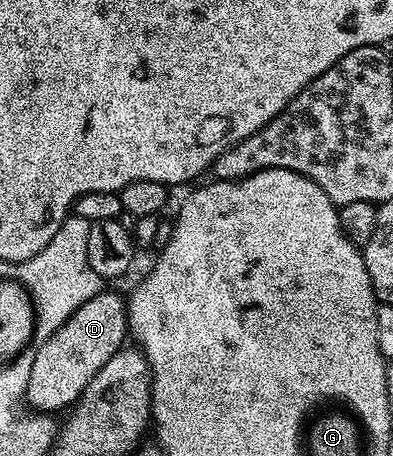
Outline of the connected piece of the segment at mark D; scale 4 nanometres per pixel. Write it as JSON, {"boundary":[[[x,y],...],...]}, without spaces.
{"boundary":[[[104,292],[93,296],[93,300],[85,300],[57,332],[38,343],[39,350],[33,353],[33,368],[29,368],[26,405],[36,412],[66,411],[74,406],[89,380],[123,349],[128,334],[127,303],[122,293]]]}

